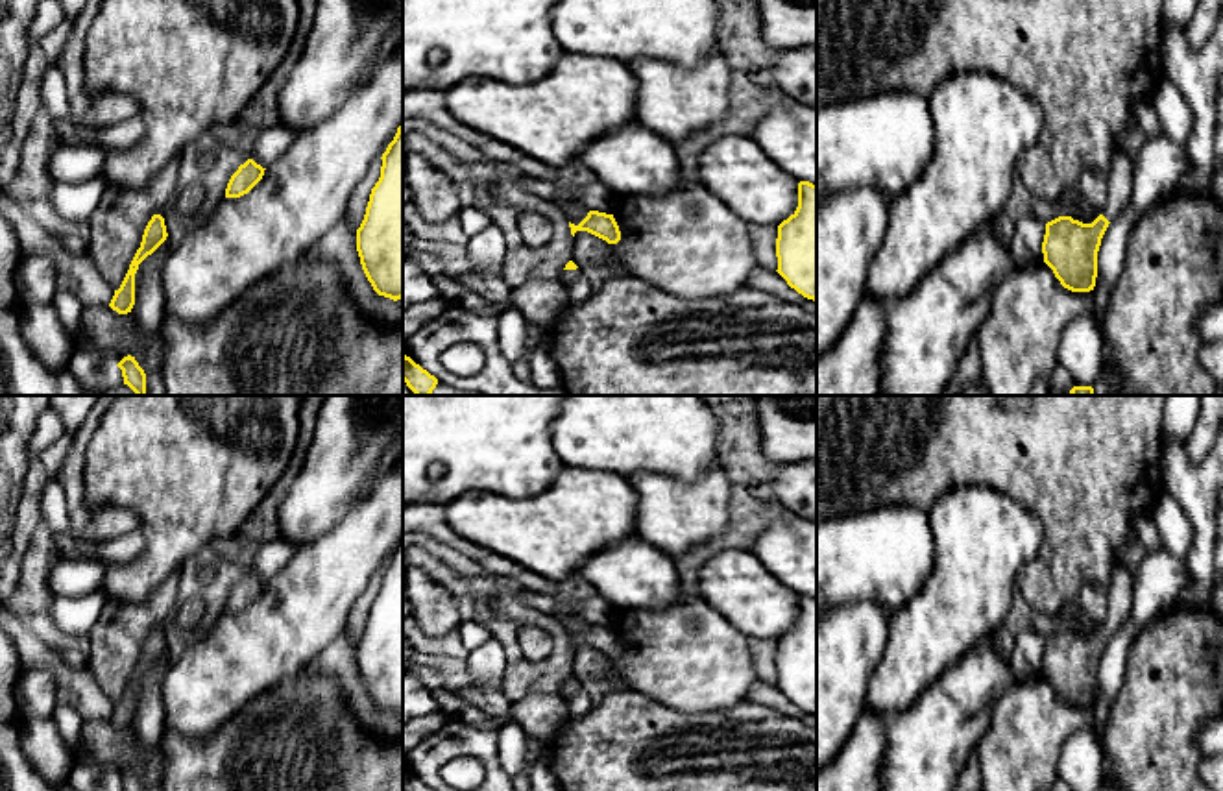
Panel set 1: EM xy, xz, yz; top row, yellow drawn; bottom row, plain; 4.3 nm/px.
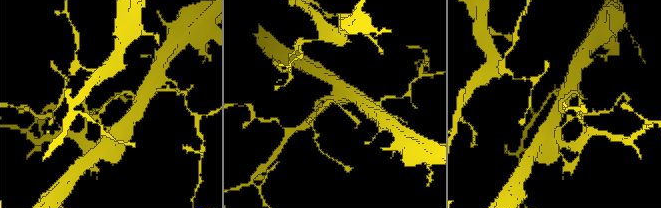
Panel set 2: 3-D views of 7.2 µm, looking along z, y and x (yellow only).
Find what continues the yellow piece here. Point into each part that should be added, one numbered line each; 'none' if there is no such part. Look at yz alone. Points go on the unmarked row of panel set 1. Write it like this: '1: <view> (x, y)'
1: yz (1120, 590)

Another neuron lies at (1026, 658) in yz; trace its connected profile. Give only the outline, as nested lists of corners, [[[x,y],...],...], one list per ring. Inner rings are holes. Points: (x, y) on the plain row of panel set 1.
[[[1033,628],[1018,634],[1016,645],[1011,651],[1009,665],[1014,673],[1016,682],[1025,682],[1044,675],[1042,656],[1046,649],[1046,636]]]

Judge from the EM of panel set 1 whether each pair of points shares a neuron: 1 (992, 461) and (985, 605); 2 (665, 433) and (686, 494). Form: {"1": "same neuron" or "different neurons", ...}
{"1": "different neurons", "2": "different neurons"}

